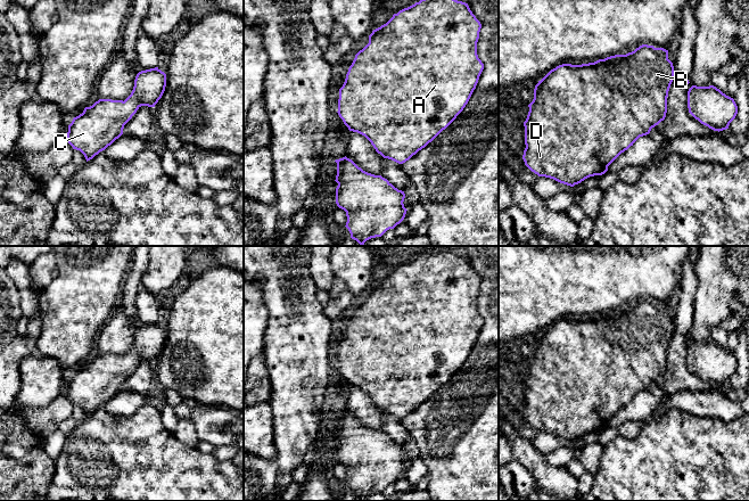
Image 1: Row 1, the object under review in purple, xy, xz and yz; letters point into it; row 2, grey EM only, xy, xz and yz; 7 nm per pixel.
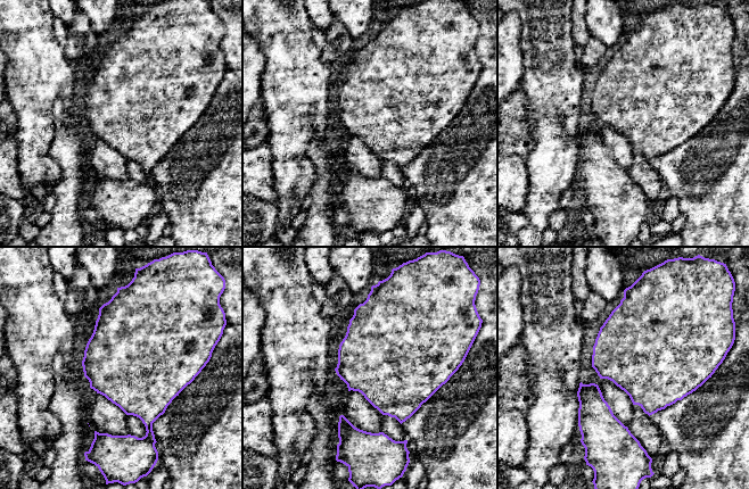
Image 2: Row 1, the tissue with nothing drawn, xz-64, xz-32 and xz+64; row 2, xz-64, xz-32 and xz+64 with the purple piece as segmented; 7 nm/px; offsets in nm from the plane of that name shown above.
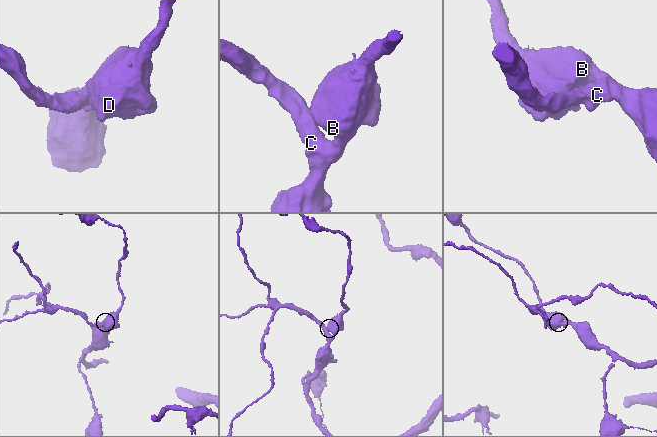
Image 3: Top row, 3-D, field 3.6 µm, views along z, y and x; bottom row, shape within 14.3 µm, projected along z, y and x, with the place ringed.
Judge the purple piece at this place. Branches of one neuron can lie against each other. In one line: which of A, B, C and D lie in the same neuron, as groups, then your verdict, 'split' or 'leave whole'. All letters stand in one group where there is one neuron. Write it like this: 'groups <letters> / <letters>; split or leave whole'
groups A B C D; leave whole

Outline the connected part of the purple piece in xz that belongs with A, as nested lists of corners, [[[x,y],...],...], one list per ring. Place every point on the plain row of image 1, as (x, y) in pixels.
[[[445,249],[421,254],[419,257],[394,269],[386,279],[372,286],[369,290],[369,298],[355,310],[346,329],[345,337],[339,344],[337,367],[339,372],[349,386],[364,391],[384,413],[392,414],[398,419],[405,418],[445,385],[468,359],[484,325],[484,319],[477,310],[480,284],[482,279],[472,269],[468,258],[458,256]]]

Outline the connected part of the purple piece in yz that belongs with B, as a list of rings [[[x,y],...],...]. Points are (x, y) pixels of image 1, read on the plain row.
[[[648,299],[626,310],[615,310],[594,318],[557,321],[535,340],[534,354],[528,360],[529,367],[524,377],[525,420],[538,432],[570,442],[590,432],[604,429],[622,408],[665,375],[673,334],[674,321],[668,314],[668,305]]]

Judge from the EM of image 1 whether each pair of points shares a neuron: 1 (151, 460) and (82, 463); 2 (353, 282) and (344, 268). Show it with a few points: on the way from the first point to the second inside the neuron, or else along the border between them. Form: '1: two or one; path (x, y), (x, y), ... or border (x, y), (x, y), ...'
1: one; path (134, 466), (99, 466)
2: one; path (353, 279), (347, 271)

